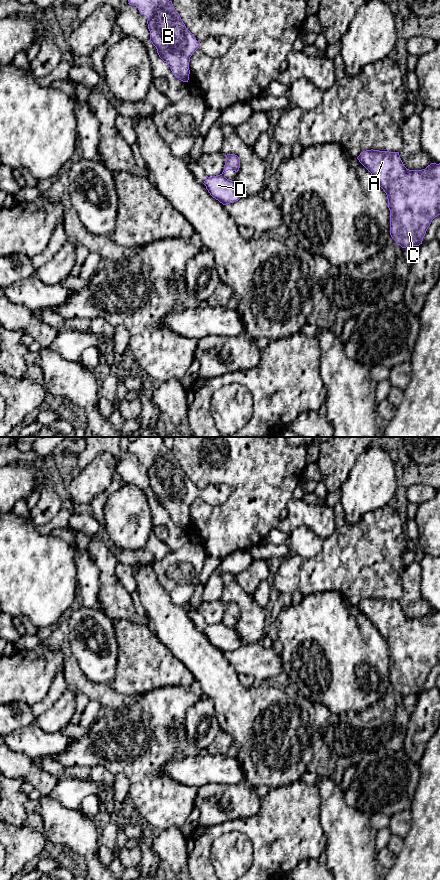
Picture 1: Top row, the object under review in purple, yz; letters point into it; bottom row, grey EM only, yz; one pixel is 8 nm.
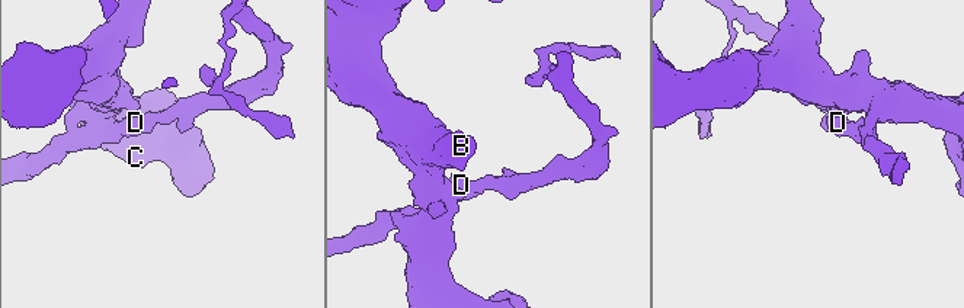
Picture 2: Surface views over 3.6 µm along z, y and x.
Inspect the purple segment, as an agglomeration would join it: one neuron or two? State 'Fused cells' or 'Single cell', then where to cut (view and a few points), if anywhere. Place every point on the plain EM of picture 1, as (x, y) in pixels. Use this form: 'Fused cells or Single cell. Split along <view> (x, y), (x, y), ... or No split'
Fused cells. Split along yz (222, 621), (224, 623)

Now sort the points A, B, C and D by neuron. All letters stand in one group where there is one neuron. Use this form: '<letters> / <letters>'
A B C / D

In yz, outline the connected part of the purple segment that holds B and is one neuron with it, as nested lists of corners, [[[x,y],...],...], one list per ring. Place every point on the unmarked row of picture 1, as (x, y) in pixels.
[[[138,437],[130,443],[128,450],[148,466],[150,489],[156,495],[159,505],[167,511],[176,526],[188,530],[190,505],[199,496],[200,490],[186,476],[172,449],[165,445],[163,437]]]

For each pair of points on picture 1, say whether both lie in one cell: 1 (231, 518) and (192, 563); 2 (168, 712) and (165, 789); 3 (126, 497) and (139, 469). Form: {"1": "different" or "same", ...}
{"1": "different", "2": "same", "3": "different"}

